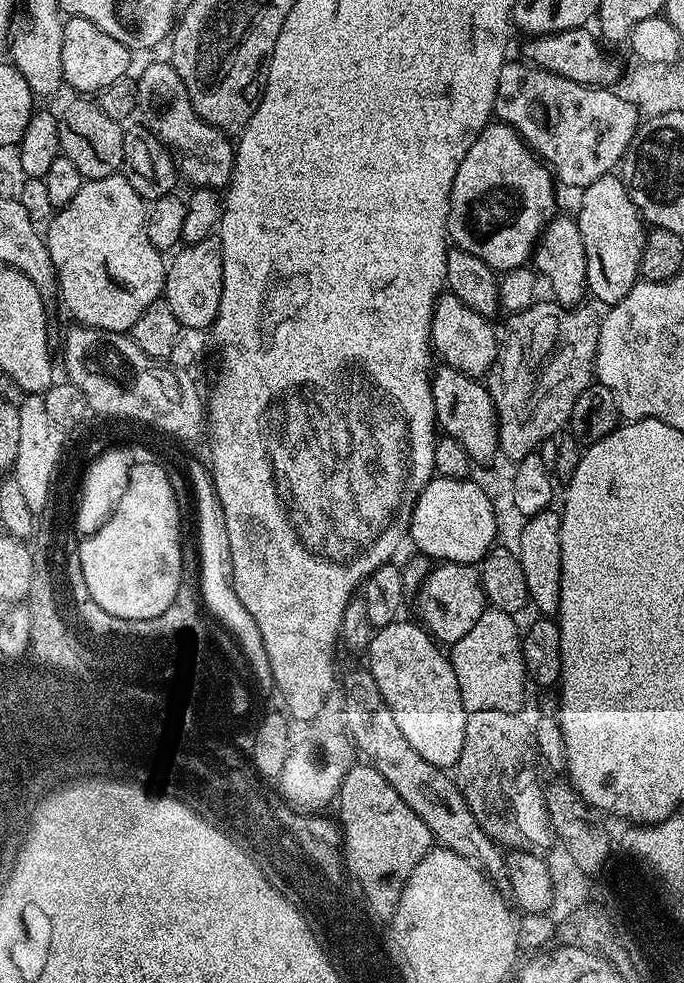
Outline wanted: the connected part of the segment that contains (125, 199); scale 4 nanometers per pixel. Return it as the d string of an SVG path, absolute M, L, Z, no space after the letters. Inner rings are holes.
M123 174L98 178L97 180L85 180L83 186L78 190L78 194L74 194L74 198L70 198L70 202L59 209L47 221L46 227L48 227L48 232L46 228L46 243L52 265L56 271L58 296L60 292L65 306L68 307L69 314L76 319L73 321L85 328L97 328L107 332L122 332L125 334L131 333L134 322L138 322L138 318L142 318L142 310L146 310L146 306L150 306L150 302L161 299L164 291L164 273L166 271L165 257L157 248L150 246L150 238L146 238L146 201L137 194L134 186L130 186L130 182Z

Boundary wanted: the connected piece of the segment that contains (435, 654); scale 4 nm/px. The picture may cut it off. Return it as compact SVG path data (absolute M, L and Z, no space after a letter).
M398 618L390 626L375 629L366 651L366 668L377 680L378 689L386 700L403 737L426 760L434 766L455 769L458 758L462 754L462 738L466 734L468 714L462 706L462 694L458 690L458 678L454 674L454 666L446 655L445 649L428 635L428 629L419 623L411 624L405 618Z

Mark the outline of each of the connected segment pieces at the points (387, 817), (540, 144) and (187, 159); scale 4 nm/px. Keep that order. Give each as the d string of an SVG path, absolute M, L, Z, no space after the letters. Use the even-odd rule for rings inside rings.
M353 763L346 778L342 778L338 797L344 864L349 867L355 887L364 891L367 907L387 914L398 906L410 874L426 853L432 851L434 839L422 818L402 800L390 782L372 764L361 763Z
M505 62L502 74L498 74L495 119L520 133L563 187L583 190L609 175L636 133L638 113L634 105L611 87L570 82L556 72L512 63Z
M164 62L164 64L148 64L145 66L144 73L138 76L136 80L136 106L139 115L144 115L143 123L176 157L176 167L183 179L185 176L196 188L220 190L227 185L232 178L232 167L236 157L233 141L219 128L210 126L196 113L190 102L190 96L186 94L186 86L182 86L182 78L178 78L178 74L172 69L171 63Z

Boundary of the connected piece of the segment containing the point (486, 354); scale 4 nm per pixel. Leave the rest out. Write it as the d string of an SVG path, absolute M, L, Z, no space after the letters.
M445 291L436 305L432 307L432 346L437 357L440 356L447 367L458 370L467 376L487 377L496 363L498 351L498 332L492 329L493 321L478 314L462 302L453 292Z

